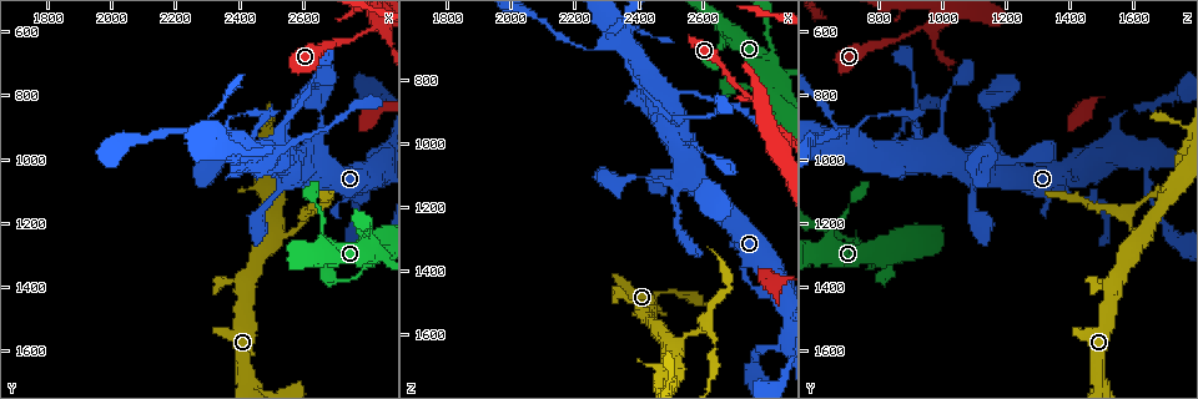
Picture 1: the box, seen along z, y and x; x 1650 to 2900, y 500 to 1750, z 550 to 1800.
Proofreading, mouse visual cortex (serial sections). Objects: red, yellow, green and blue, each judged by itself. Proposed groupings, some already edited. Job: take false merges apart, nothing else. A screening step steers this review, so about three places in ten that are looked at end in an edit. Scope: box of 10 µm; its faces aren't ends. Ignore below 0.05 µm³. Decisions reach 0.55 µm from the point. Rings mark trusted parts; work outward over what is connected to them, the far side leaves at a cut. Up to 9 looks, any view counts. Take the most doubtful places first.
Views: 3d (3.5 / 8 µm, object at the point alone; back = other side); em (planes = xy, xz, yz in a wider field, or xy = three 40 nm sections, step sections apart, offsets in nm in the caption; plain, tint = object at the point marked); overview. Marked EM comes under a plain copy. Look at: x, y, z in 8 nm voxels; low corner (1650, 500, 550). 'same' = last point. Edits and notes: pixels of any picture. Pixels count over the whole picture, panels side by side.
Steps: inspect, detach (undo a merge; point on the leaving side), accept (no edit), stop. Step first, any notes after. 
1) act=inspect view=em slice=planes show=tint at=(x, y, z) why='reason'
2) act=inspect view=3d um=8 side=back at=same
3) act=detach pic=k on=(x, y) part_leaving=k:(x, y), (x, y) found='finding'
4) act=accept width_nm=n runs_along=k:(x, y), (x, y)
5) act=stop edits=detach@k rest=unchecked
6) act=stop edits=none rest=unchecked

act=inspect view=3d um=3.5 side=back at=(2500, 1250, 1630) why='three arms meet'

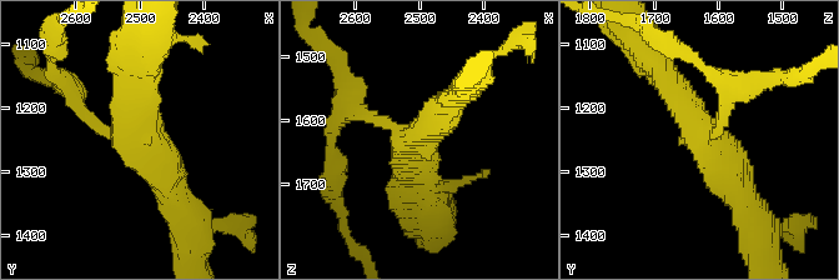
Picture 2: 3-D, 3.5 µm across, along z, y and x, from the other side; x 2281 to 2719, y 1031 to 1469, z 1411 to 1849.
act=inspect view=em slice=xy step=1 show=tint at=(2500, 1240, 1625) why='shape alone is not enough'

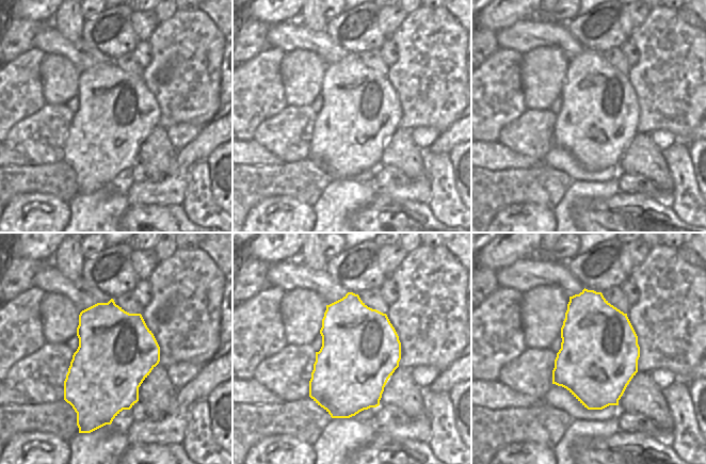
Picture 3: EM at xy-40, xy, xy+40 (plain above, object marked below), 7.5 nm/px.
act=detach pic=2 on=(356, 94) part_leaving=2:(373, 119), (316, 41) found='a second cell is stuck on'

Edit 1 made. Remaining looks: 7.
act=inspect view=3d um=3.5 side=back at=(2500, 980, 850) why='sudden change in width'

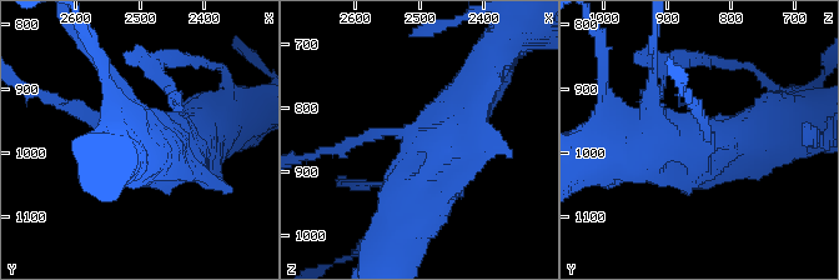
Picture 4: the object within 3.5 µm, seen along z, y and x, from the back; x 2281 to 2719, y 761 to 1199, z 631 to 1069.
act=inspect view=em slice=xy step=5 show=tint at=(2515, 985, 845) why='need the tissue'

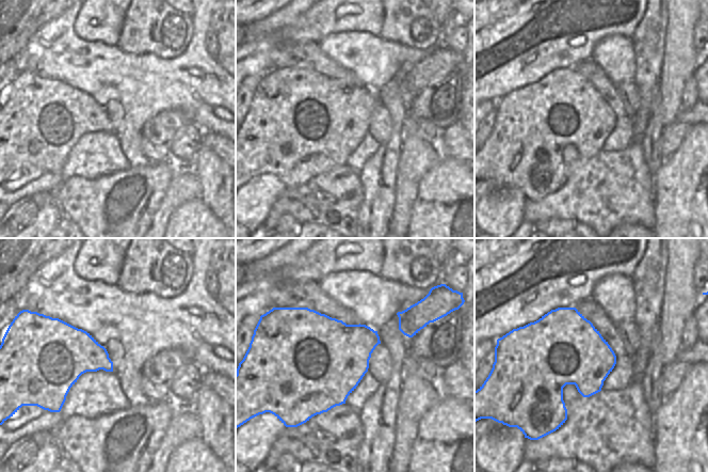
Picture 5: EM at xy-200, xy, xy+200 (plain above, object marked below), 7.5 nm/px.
act=accept found='all the same cell'

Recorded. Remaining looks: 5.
act=inspect view=3d um=3.5 at=(2820, 600, 930) why='sharp bend'

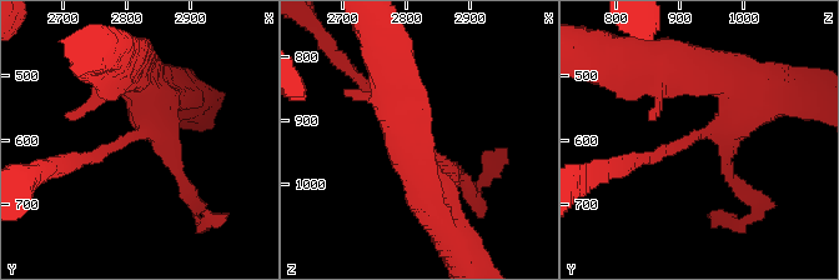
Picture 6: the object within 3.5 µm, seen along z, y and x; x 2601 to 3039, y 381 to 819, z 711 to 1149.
act=inspect view=em slice=xy step=2 show=tint at=(2820, 590, 935) arms=3 arm_widths_nm=100,150,500

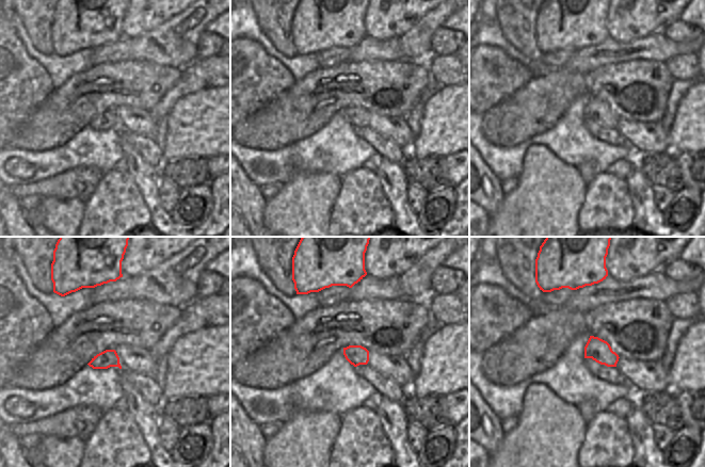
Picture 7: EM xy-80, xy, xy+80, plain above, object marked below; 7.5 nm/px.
act=detach pic=6 on=(737, 183) part_leaving=6:(729, 146), (726, 174), (764, 200) found='a second cell is stuck on'

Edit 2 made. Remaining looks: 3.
act=inspect view=3d um=3.5 side=back at=(2310, 920, 690) why='narrows sharply'

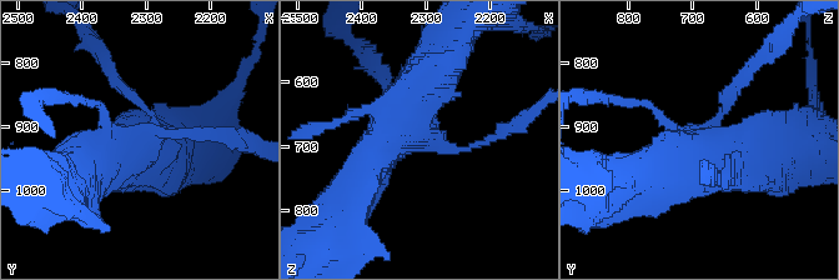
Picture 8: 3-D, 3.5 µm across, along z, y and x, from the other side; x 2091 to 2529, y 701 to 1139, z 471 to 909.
act=inspect view=em slice=planes show=tint at=(2315, 915, 690) why='now the EM'

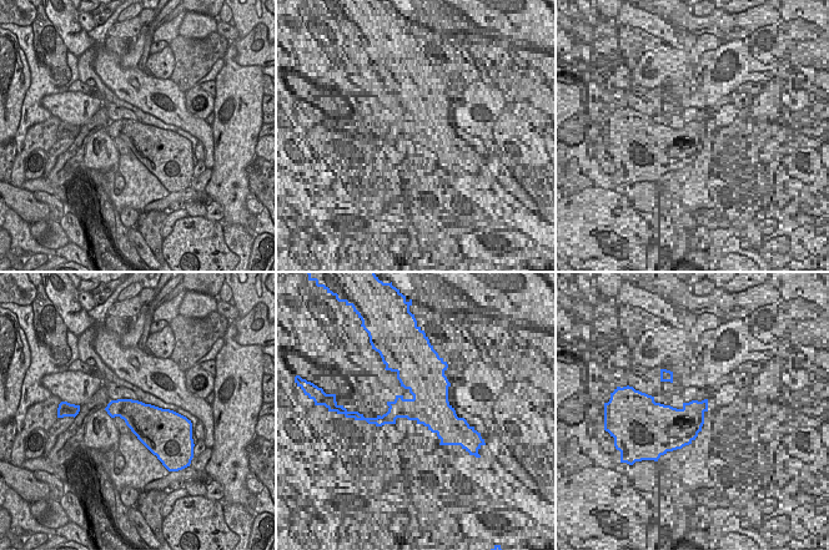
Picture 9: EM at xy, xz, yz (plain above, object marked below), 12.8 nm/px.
act=accept width_nm=480 runs_along=8:(348, 193), (440, 61) found='all the same cell'

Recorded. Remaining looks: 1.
act=stop edits=detach@2,detach@6 rest=unchecked

